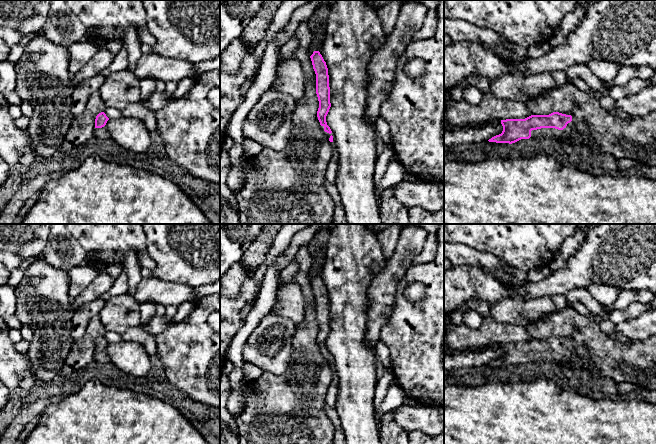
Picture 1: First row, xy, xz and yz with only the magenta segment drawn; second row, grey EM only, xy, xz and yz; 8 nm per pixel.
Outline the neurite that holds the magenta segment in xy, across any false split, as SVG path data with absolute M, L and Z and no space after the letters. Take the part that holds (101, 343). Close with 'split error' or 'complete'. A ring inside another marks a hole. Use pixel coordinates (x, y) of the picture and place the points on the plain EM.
M104 336L99 337L95 343L95 352L94 352L94 363L95 364L107 364L111 363L111 359L105 351L109 342Z; split error

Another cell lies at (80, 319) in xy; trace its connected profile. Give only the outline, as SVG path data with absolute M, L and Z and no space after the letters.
M99 297L84 305L80 310L74 311L70 328L70 335L74 341L84 336L88 323L94 316L100 314L105 303L106 301Z

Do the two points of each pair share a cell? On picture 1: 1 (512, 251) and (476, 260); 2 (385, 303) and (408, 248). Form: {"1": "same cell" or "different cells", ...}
{"1": "different cells", "2": "same cell"}

